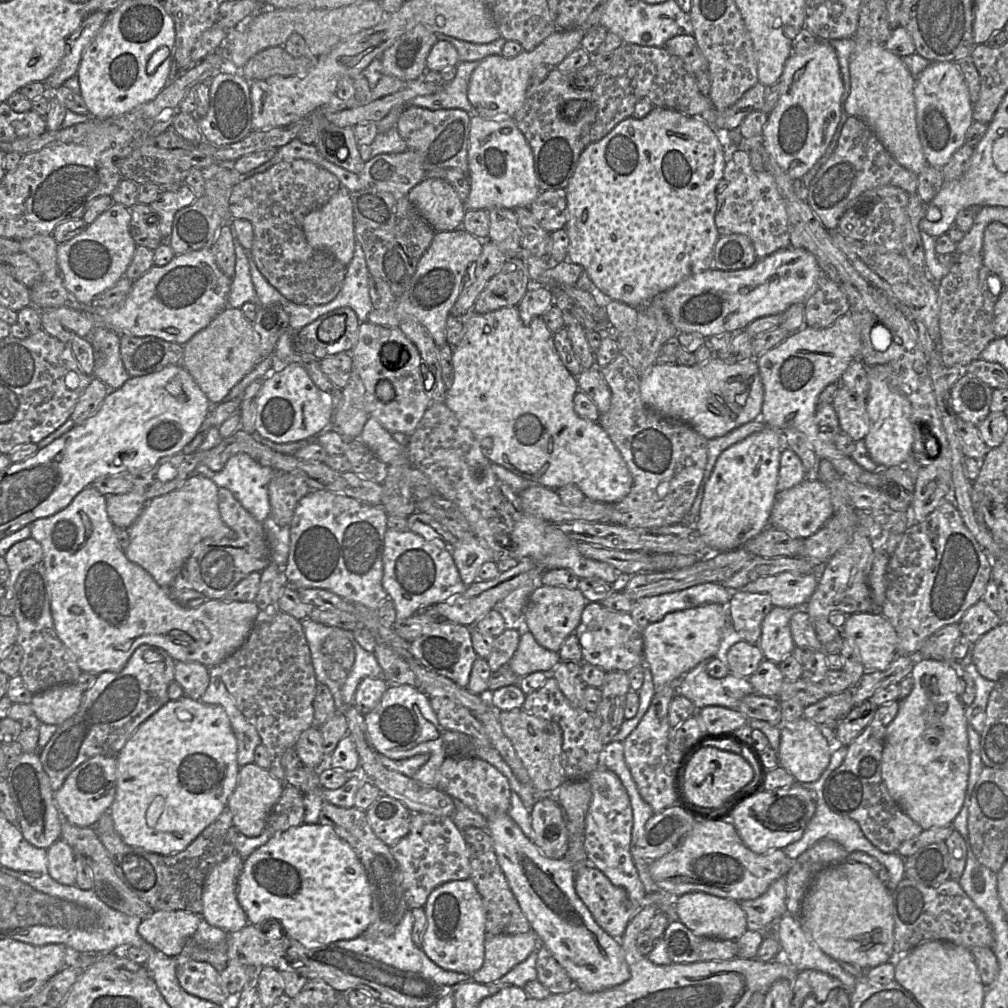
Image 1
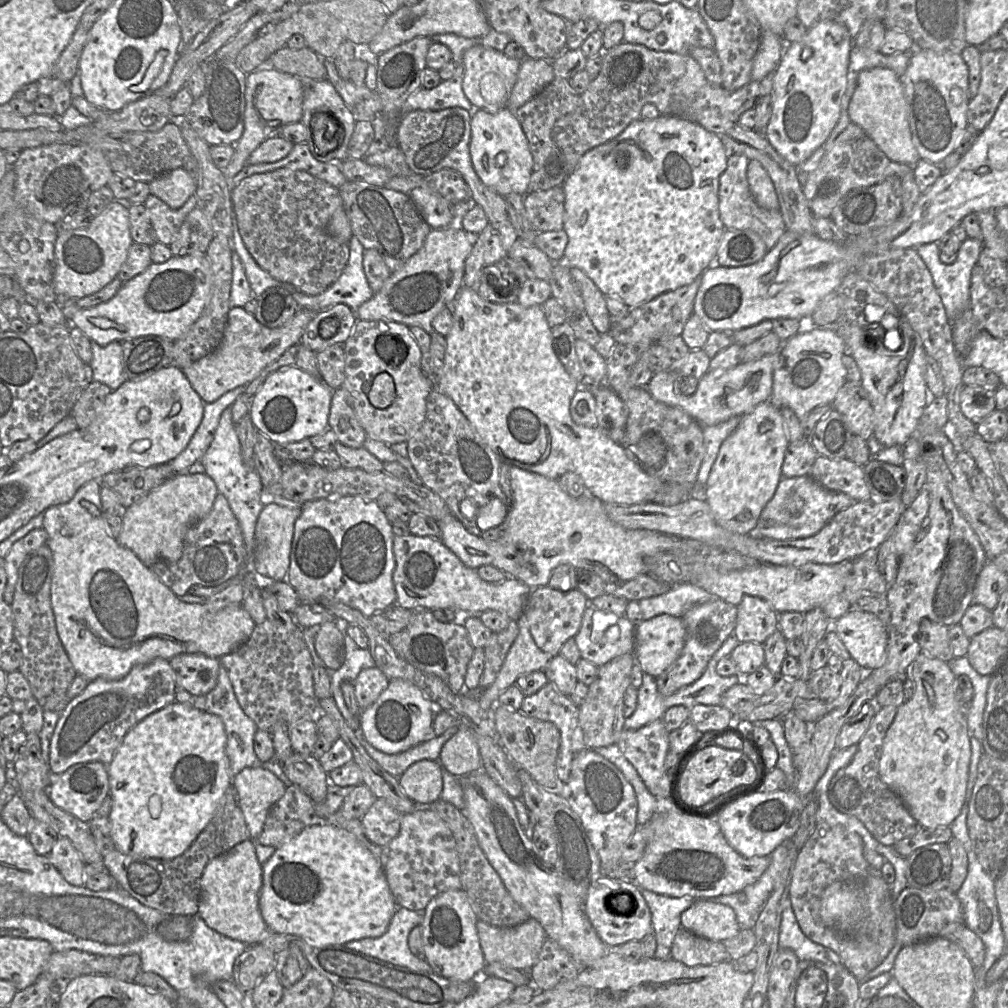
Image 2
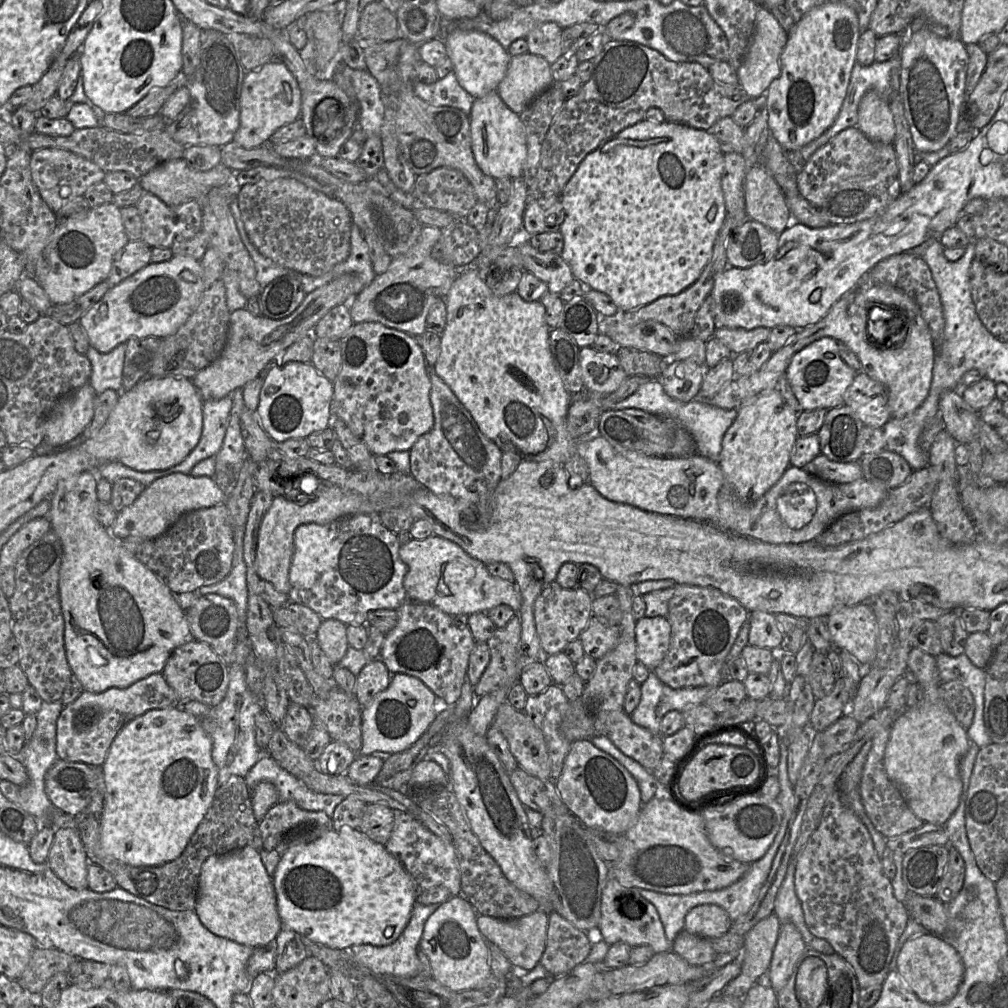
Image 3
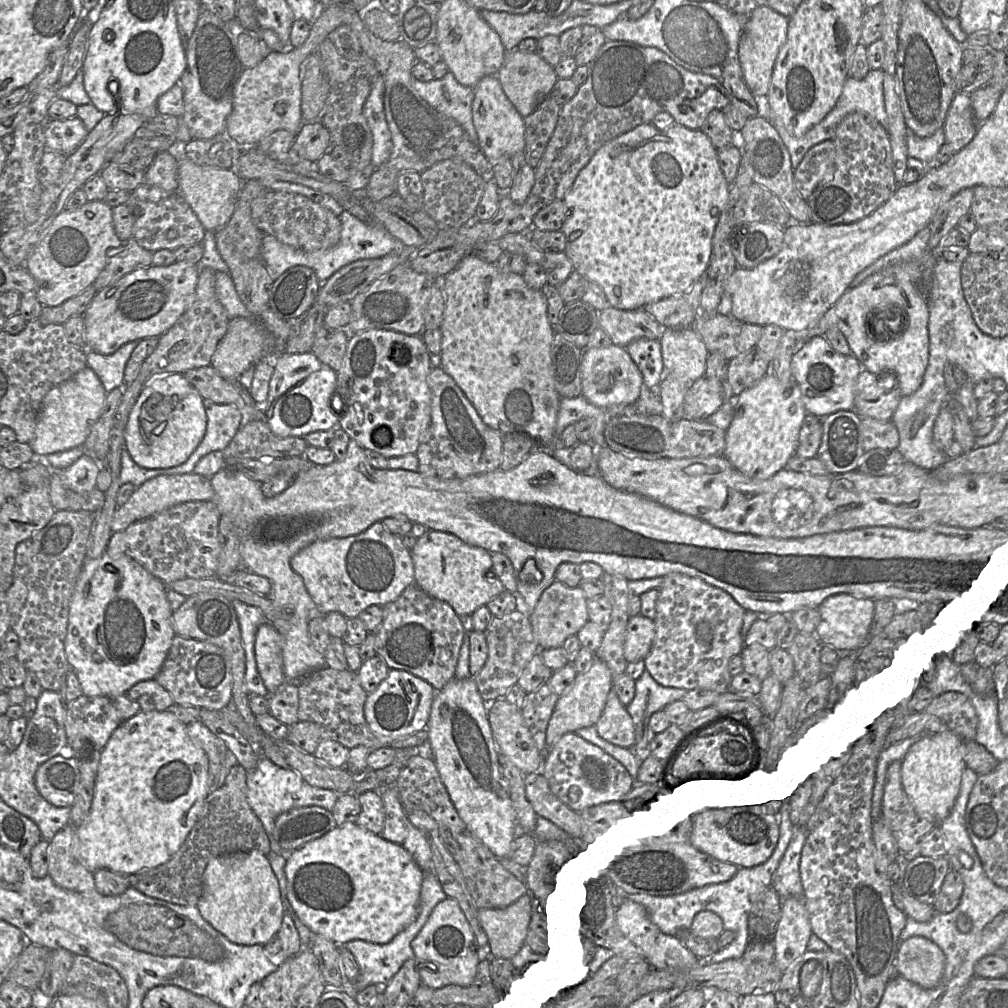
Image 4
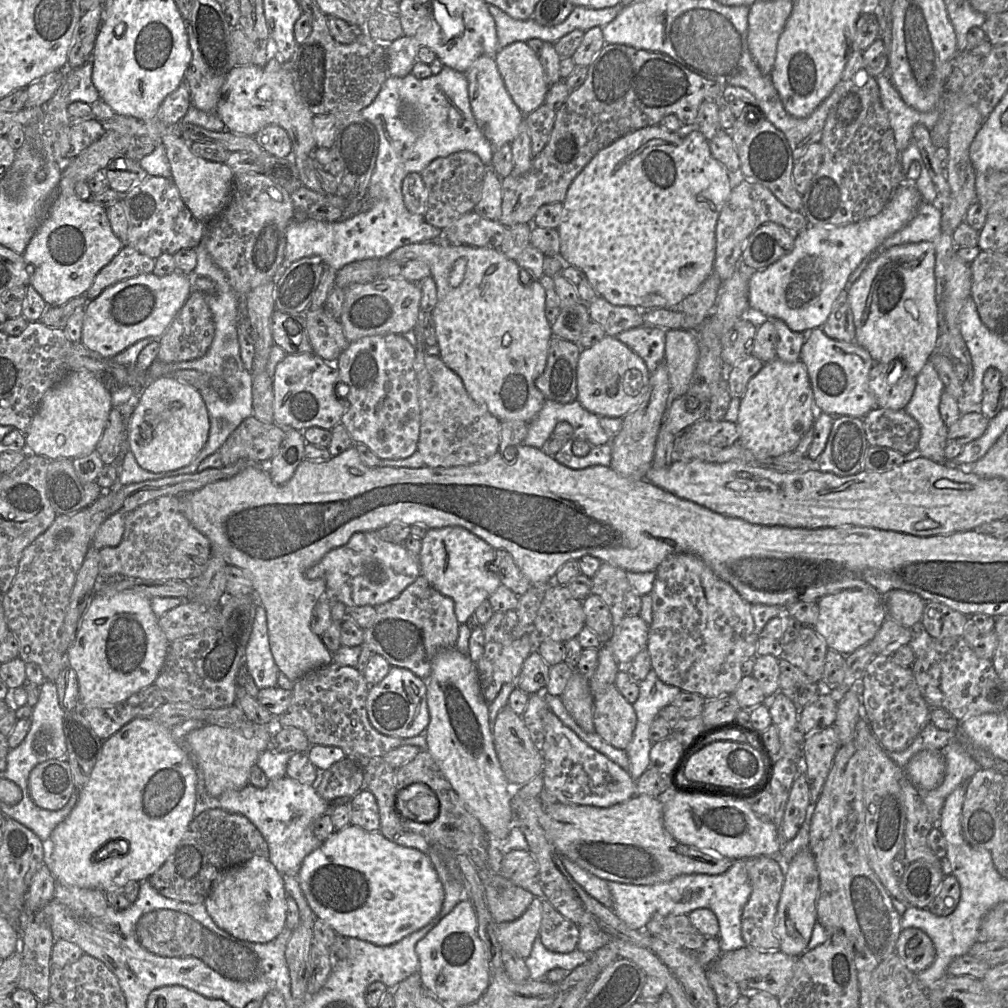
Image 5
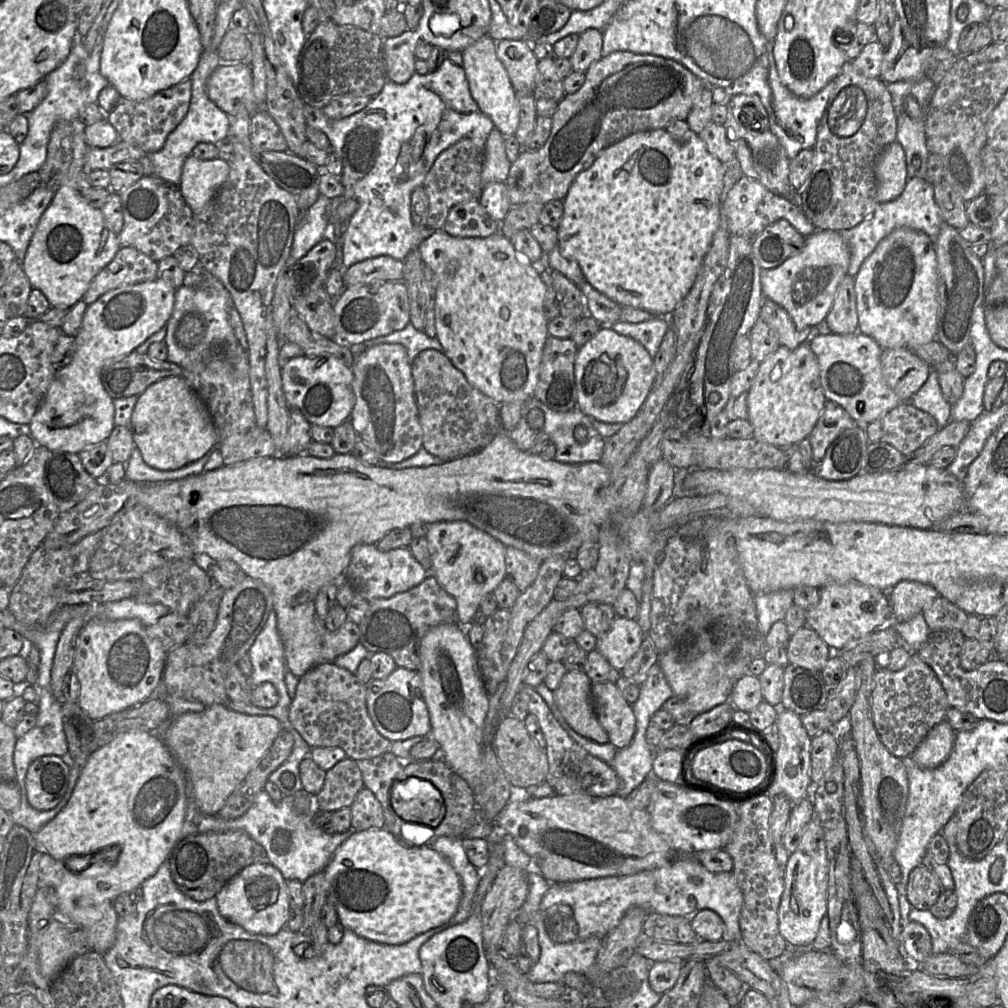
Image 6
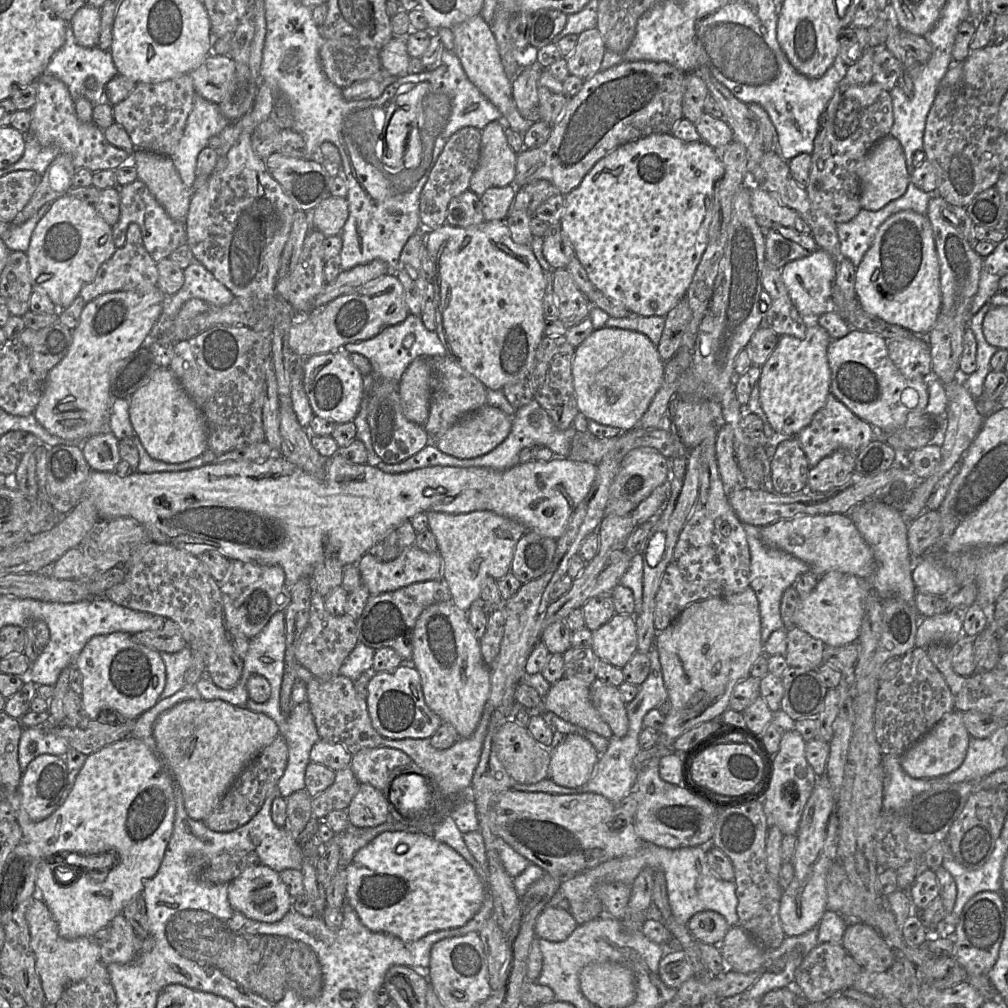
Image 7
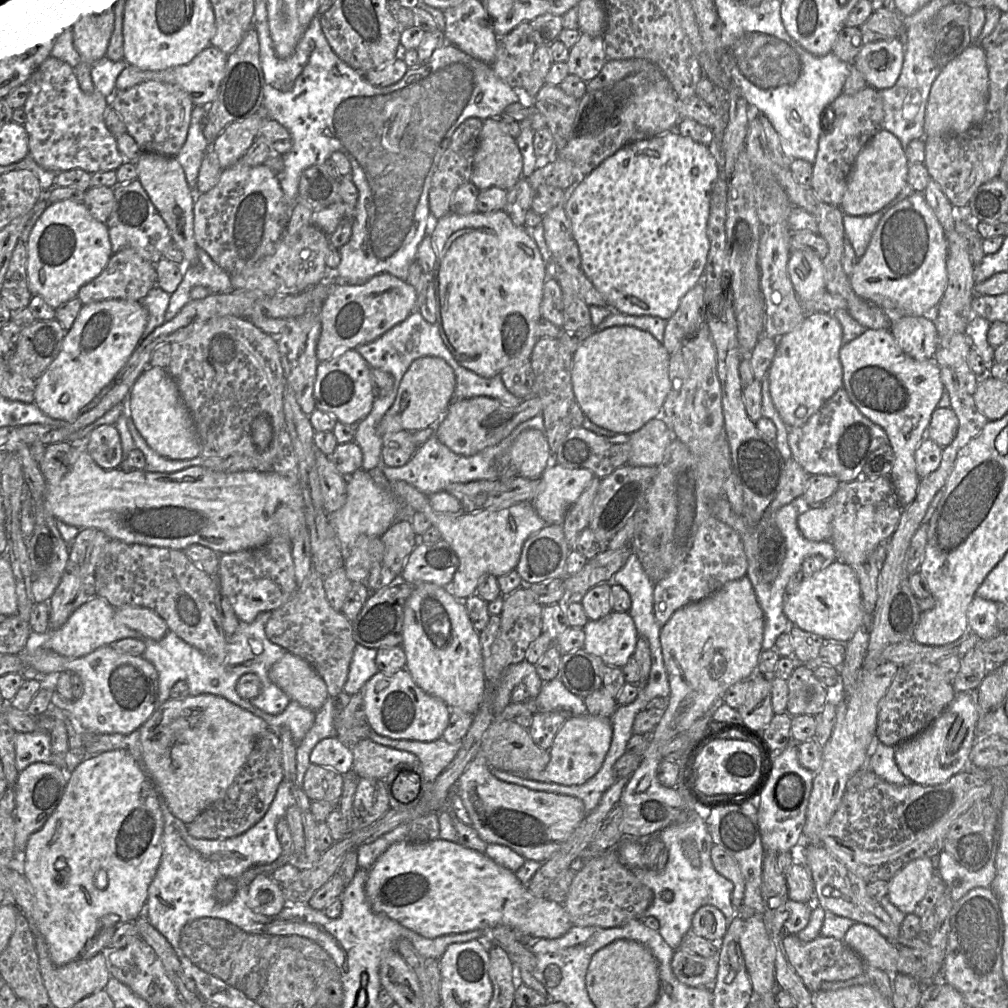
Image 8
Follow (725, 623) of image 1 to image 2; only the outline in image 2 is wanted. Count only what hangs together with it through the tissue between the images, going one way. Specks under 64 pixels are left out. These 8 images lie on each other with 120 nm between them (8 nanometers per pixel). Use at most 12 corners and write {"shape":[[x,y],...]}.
{"shape":[[661,614],[636,626],[634,655],[657,678],[680,656],[686,629]]}

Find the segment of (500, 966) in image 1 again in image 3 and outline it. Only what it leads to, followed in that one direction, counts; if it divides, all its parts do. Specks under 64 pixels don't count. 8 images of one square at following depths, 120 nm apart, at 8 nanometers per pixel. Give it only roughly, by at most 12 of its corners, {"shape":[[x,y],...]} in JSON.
{"shape":[[547,911],[510,920],[479,914],[485,940],[500,948],[513,970],[540,962]]}

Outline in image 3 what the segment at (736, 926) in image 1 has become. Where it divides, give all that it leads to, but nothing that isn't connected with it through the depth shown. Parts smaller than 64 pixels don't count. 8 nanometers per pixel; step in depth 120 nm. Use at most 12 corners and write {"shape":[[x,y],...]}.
{"shape":[[715,904],[693,907],[685,930],[708,939],[726,934],[733,921]]}

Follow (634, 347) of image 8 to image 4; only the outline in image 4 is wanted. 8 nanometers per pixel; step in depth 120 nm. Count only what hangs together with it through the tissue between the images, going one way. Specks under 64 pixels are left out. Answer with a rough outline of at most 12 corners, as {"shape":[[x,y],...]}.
{"shape":[[625,347],[585,348],[582,395],[606,409],[637,401],[643,376]]}

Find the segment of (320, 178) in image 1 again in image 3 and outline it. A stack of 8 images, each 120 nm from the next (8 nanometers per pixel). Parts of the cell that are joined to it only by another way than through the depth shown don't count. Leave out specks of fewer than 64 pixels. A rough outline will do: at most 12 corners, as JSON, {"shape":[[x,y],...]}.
{"shape":[[292,177],[246,184],[250,242],[318,277],[349,256],[338,199]]}

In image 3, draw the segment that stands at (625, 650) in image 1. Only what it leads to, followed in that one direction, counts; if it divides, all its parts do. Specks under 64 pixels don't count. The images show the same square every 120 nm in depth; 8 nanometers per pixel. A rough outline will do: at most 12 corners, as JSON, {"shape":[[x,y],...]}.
{"shape":[[592,615],[580,634],[584,654],[599,660],[620,636],[619,625]]}

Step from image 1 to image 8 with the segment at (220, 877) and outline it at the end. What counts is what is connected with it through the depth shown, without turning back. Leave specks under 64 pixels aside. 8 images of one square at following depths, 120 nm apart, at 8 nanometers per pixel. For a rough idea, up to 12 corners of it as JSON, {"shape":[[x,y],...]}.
{"shape":[[268,875],[247,886],[248,907],[275,916],[286,906],[283,889]]}

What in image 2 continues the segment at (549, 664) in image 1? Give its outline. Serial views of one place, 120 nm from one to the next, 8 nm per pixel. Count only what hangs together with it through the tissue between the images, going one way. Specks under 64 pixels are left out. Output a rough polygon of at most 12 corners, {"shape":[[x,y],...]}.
{"shape":[[528,626],[519,633],[496,679],[477,696],[483,709],[519,677],[544,670],[551,656]]}

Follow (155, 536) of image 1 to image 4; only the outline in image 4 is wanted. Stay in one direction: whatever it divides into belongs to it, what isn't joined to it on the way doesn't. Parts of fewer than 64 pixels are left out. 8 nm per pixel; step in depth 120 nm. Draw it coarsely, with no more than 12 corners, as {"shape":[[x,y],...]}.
{"shape":[[159,475],[117,507],[112,533],[181,503],[213,501],[210,478]]}

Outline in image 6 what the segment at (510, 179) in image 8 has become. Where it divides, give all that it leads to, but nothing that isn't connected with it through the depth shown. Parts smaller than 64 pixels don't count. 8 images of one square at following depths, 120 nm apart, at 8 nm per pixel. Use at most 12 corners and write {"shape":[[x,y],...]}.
{"shape":[[493,128],[485,144],[482,189],[506,182],[512,163],[505,136]]}

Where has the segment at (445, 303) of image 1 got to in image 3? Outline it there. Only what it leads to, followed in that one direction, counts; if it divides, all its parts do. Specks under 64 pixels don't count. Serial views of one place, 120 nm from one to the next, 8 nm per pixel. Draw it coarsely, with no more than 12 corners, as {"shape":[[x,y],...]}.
{"shape":[[441,229],[348,302],[355,324],[411,336],[459,274],[432,257]]}

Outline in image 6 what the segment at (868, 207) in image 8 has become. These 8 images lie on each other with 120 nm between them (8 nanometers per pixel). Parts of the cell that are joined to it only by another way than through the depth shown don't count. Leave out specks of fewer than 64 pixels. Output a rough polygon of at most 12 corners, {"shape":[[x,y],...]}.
{"shape":[[894,141],[874,172],[879,204],[898,198],[907,183],[905,153]]}

